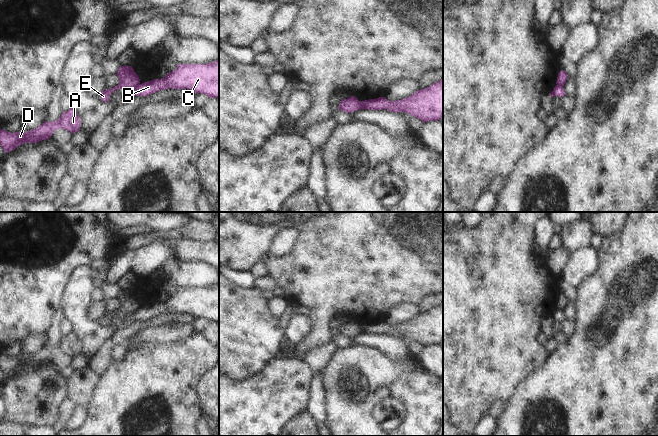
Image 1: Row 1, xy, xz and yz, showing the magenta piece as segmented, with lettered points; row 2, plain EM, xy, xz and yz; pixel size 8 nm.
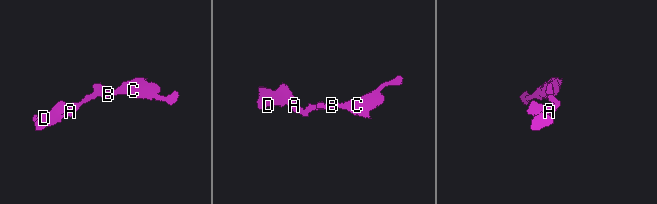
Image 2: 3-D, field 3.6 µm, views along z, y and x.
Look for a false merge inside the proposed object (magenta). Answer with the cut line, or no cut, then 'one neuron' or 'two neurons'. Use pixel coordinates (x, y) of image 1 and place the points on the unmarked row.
xz (361, 325), (363, 332) | two neurons

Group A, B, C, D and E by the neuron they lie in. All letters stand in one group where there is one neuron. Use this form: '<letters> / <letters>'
A D E / B C

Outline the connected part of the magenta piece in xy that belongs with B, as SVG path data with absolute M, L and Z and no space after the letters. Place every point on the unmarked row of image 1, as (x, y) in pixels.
M219 284L207 288L178 288L177 292L169 296L162 303L154 303L139 308L134 314L136 320L146 321L159 314L190 313L193 317L202 317L210 322L219 322Z

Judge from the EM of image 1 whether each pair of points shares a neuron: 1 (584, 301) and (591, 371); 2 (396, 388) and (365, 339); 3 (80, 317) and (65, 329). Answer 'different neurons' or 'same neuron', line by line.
1: same neuron
2: different neurons
3: different neurons

